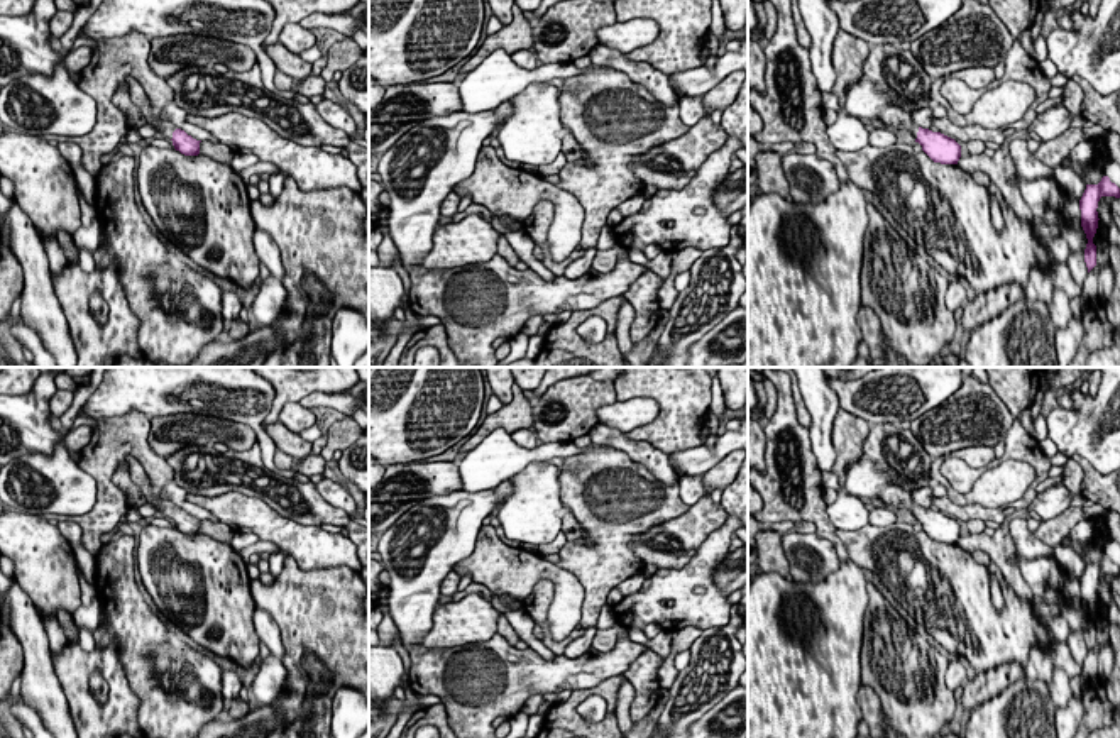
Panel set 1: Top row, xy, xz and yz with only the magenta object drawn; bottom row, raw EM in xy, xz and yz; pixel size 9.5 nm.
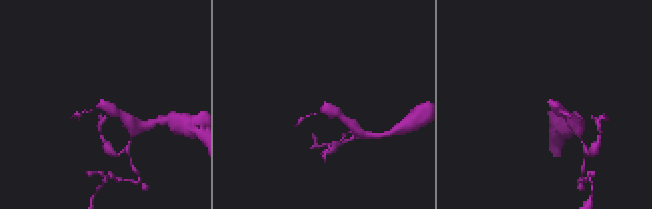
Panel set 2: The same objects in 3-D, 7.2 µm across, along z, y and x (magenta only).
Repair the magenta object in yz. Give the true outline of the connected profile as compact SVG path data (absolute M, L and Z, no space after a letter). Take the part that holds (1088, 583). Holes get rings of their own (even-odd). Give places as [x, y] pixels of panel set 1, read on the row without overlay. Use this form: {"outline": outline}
{"outline": "M1103 555L1098 564L1086 564L1086 569L1079 579L1081 606L1088 618L1084 628L1084 642L1088 652L1096 645L1096 625L1093 623L1093 616L1098 608L1100 598L1096 587L1101 576L1120 577L1120 567L1115 562L1112 562L1108 555Z"}

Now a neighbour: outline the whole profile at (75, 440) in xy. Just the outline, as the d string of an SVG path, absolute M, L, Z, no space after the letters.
M80 425L64 437L64 447L71 452L81 452L91 442L93 430L90 425Z

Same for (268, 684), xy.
M272 653L259 662L259 672L252 680L252 697L257 704L271 706L284 691L288 670Z

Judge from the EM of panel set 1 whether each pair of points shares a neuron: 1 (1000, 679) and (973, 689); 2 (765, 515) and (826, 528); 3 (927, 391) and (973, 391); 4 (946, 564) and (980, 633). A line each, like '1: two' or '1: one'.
1: one
2: one
3: two
4: one

